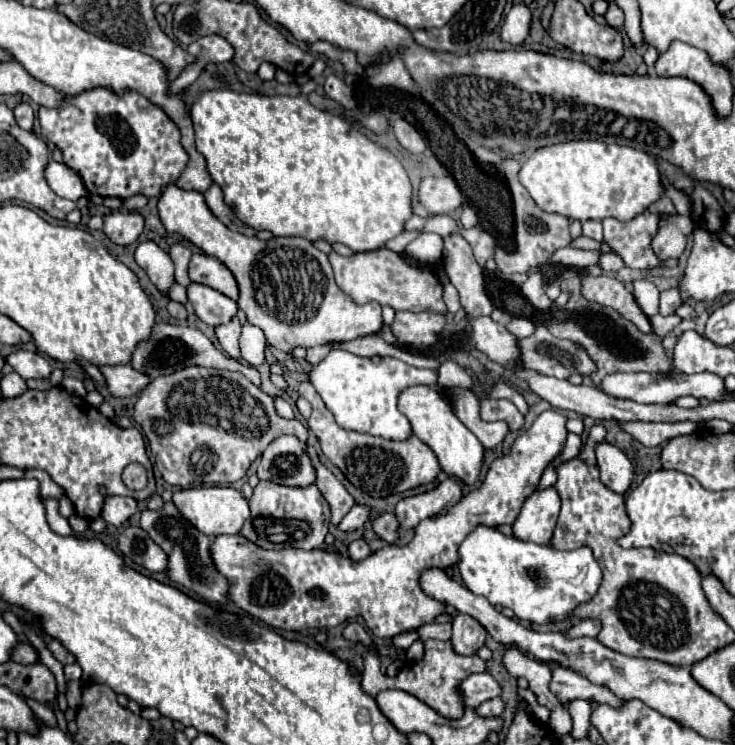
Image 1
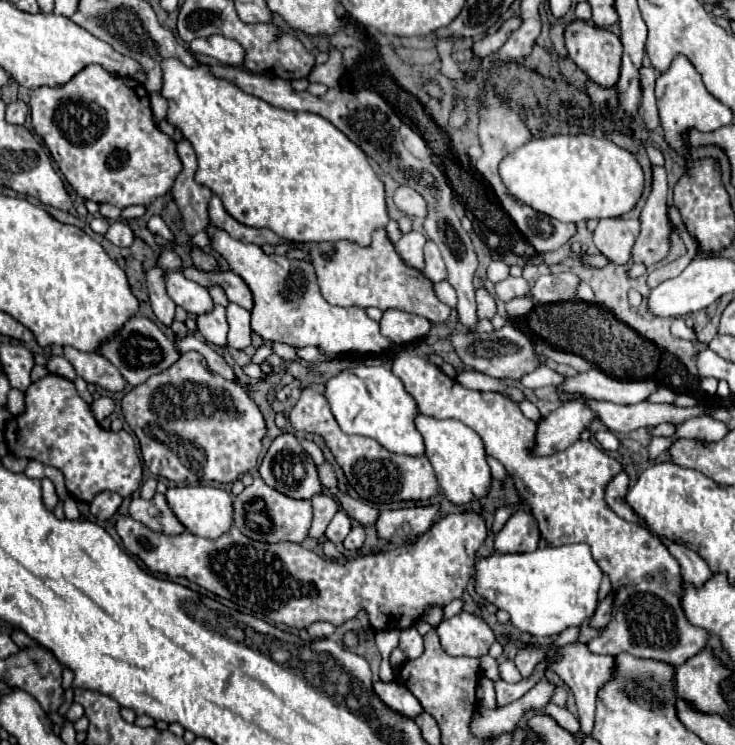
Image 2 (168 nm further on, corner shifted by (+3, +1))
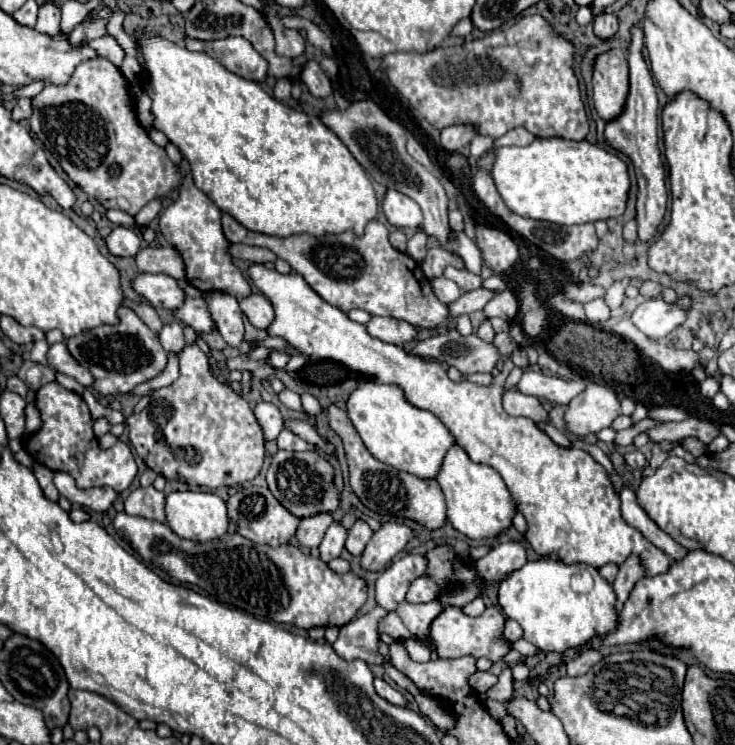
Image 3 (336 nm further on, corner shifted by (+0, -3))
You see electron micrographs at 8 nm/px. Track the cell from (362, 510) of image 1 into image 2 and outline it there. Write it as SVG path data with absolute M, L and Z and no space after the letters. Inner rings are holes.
M338 510L336 516L332 518L332 522L328 524L324 536L326 536L326 540L338 544L338 542L342 542L346 538L348 532L350 532L350 518L348 518L348 514L344 510Z

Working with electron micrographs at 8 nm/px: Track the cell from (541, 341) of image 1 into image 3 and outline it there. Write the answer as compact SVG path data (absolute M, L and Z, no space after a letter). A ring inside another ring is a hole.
M457 330L417 342L411 352L455 366L465 376L471 372L493 372L501 360L501 352L493 342L485 342L477 334L463 338Z

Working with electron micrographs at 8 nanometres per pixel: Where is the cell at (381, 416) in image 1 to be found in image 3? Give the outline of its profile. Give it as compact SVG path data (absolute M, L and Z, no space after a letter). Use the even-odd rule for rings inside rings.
M363 378L359 386L347 398L347 416L365 442L367 450L381 462L411 472L419 478L435 478L445 452L453 446L455 438L429 410L413 406L401 386L373 382L373 378Z

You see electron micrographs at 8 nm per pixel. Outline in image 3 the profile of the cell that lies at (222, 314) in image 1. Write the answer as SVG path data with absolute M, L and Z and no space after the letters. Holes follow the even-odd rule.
M139 274L133 280L133 286L135 292L139 292L153 304L153 308L177 310L187 298L187 294L179 288L177 280L167 274Z

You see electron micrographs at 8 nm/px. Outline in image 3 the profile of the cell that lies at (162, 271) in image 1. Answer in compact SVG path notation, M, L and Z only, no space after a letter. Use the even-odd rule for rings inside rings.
M173 320L171 324L165 324L163 330L161 330L161 334L159 334L159 340L161 340L165 352L179 352L185 346L181 322Z

